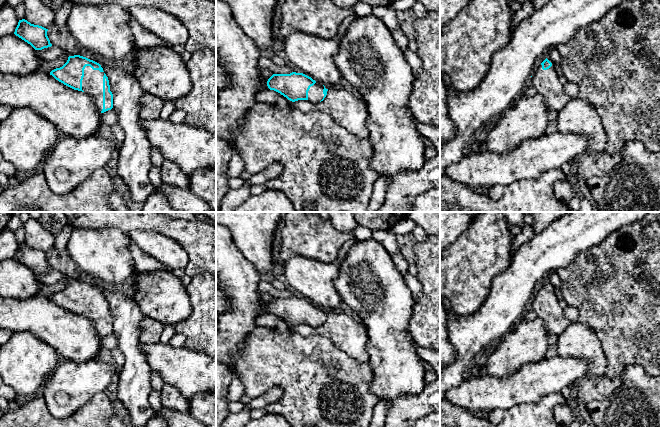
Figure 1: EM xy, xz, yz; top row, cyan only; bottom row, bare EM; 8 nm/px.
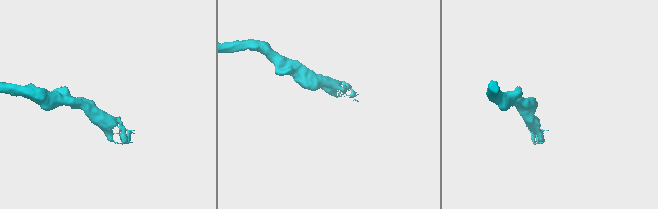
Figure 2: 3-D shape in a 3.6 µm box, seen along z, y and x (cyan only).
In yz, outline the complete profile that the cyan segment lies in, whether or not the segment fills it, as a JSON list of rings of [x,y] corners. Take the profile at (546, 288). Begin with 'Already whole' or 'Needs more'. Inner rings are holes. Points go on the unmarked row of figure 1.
Needs more. [[[548,281],[542,287],[537,288],[529,307],[544,322],[549,334],[559,335],[571,324],[564,317],[563,310],[555,296],[554,287]]]

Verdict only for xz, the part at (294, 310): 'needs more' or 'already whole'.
needs more

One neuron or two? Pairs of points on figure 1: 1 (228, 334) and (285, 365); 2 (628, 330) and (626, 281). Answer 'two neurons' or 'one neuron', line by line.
1: two neurons
2: one neuron

